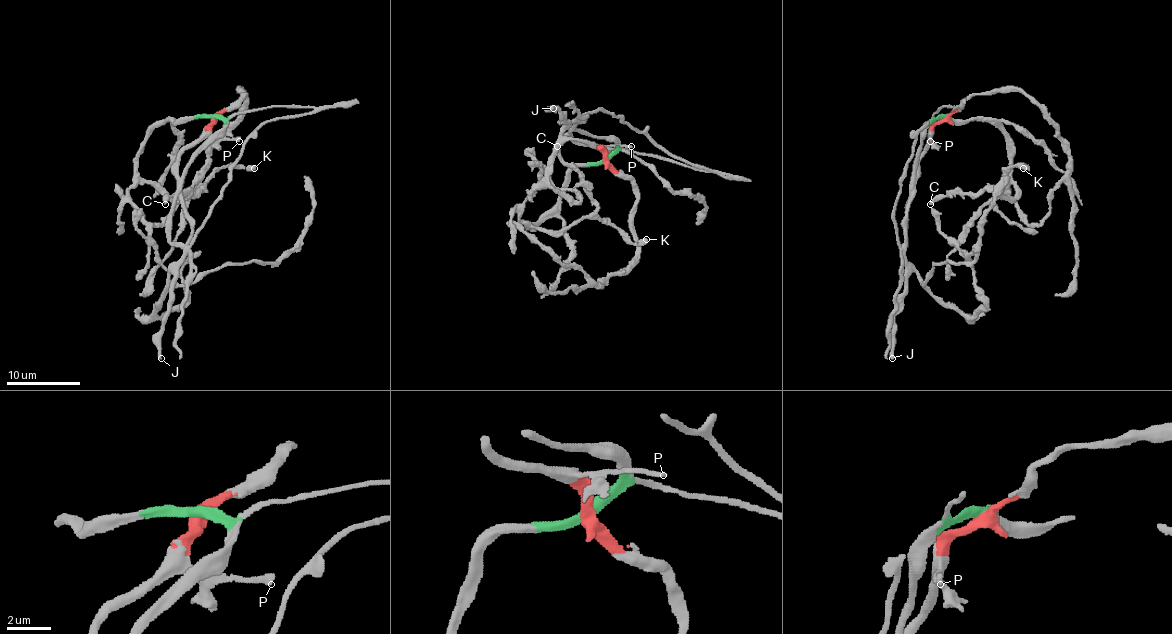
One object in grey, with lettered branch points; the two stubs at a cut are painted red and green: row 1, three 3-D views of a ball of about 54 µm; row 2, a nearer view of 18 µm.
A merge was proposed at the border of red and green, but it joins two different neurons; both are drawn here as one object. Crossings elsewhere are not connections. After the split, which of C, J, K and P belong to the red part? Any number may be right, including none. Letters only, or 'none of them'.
J, P

